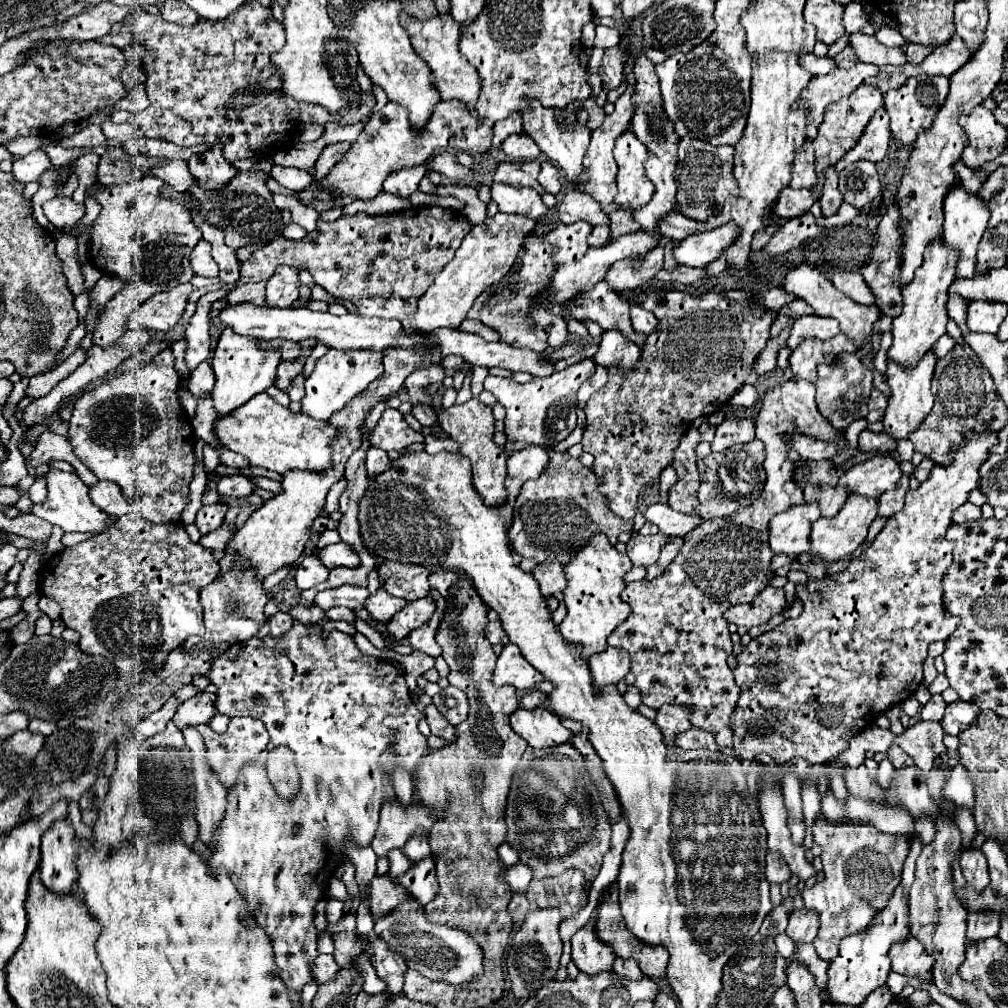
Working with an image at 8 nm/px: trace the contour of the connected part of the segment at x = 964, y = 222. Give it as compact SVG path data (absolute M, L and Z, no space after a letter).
M954 185L944 201L944 245L958 251L958 263L956 263L956 279L972 279L976 275L976 247L986 231L990 213L986 211L986 205L976 197L968 195L962 185Z

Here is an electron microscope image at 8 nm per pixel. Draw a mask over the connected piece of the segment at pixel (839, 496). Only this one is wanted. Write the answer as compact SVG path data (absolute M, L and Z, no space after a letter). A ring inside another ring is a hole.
M806 487L806 503L818 503L822 517L834 517L848 497L846 487Z

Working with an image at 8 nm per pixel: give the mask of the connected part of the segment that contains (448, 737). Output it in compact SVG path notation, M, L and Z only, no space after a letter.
M428 705L426 709L424 709L424 715L426 715L426 721L428 721L428 725L430 725L430 729L432 729L432 735L436 735L436 737L442 737L444 741L454 741L454 727L438 713L438 709L434 707L434 705Z

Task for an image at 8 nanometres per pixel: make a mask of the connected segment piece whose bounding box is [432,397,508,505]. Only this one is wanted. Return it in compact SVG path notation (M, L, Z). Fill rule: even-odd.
M472 397L470 401L462 405L452 405L450 409L444 407L432 407L438 413L440 427L460 445L460 453L466 455L472 463L472 481L476 491L482 495L486 505L502 505L506 501L506 489L504 489L504 479L506 479L506 459L508 455L504 453L502 447L498 447L492 441L494 433L494 415L492 407L480 403L478 397Z

